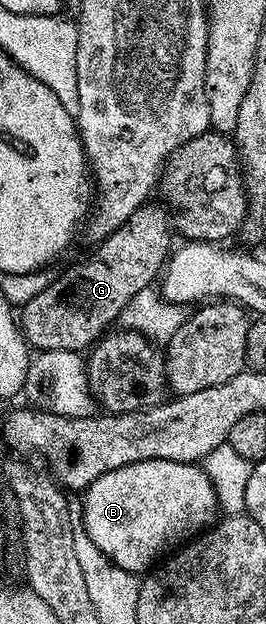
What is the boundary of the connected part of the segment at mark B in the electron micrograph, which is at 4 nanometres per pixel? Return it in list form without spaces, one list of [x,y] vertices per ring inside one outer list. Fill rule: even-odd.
[[[143,460],[127,464],[99,476],[83,491],[83,498],[87,536],[109,561],[134,576],[156,567],[170,551],[208,530],[219,518],[215,488],[204,469],[192,462]]]

